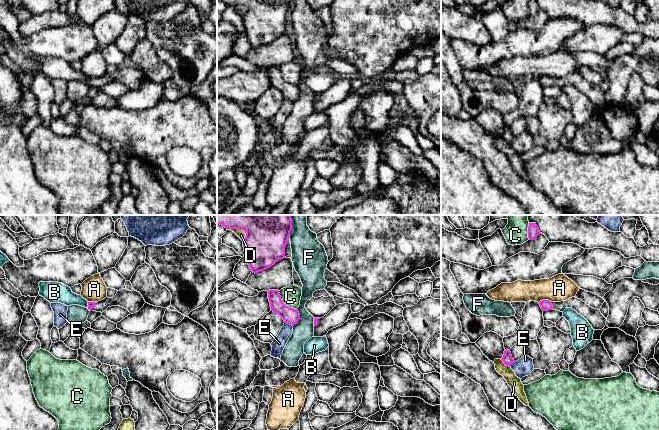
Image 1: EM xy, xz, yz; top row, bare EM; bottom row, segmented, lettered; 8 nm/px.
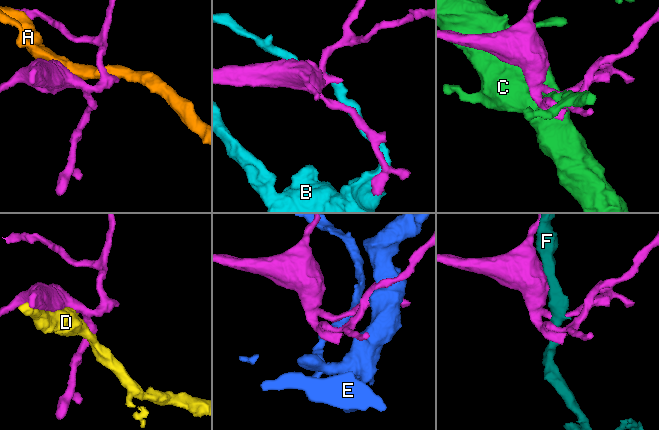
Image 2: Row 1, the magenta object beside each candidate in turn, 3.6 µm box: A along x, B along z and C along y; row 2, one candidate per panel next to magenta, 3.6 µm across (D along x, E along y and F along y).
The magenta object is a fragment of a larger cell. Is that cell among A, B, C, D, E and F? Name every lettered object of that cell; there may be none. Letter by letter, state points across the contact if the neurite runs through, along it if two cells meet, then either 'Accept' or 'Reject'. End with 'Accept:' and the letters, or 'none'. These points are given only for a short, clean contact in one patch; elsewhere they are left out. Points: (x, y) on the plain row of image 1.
A: Reject
B: Boundary: xy (87, 78), (87, 83), (90, 86). Reject
C: Reject
D: Reject
E: Reject
F: Reject
Accept: none

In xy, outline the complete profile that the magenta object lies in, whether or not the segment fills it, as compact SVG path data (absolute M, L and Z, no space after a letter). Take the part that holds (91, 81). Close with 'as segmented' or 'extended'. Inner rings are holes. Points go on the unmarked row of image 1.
M121 65L113 74L106 73L105 75L95 78L88 78L88 85L90 87L103 88L108 83L120 82L127 85L131 90L138 88L145 80L143 72L133 66L129 67Z; extended

